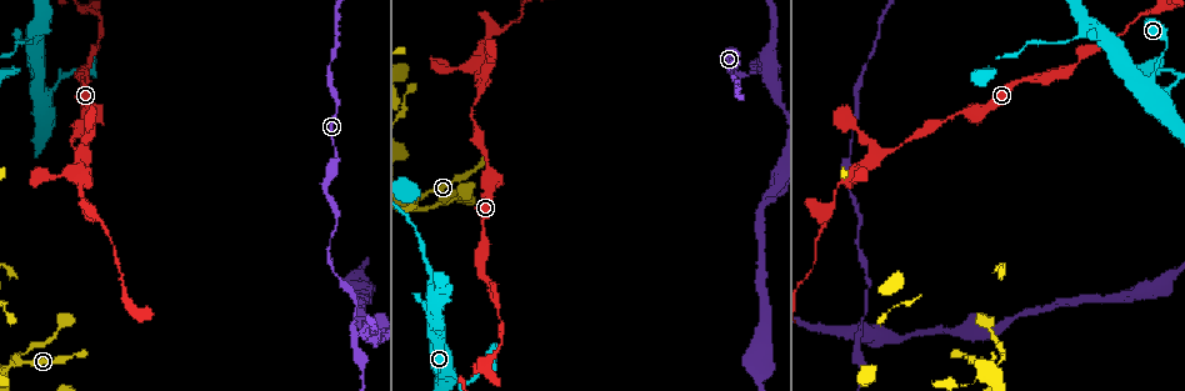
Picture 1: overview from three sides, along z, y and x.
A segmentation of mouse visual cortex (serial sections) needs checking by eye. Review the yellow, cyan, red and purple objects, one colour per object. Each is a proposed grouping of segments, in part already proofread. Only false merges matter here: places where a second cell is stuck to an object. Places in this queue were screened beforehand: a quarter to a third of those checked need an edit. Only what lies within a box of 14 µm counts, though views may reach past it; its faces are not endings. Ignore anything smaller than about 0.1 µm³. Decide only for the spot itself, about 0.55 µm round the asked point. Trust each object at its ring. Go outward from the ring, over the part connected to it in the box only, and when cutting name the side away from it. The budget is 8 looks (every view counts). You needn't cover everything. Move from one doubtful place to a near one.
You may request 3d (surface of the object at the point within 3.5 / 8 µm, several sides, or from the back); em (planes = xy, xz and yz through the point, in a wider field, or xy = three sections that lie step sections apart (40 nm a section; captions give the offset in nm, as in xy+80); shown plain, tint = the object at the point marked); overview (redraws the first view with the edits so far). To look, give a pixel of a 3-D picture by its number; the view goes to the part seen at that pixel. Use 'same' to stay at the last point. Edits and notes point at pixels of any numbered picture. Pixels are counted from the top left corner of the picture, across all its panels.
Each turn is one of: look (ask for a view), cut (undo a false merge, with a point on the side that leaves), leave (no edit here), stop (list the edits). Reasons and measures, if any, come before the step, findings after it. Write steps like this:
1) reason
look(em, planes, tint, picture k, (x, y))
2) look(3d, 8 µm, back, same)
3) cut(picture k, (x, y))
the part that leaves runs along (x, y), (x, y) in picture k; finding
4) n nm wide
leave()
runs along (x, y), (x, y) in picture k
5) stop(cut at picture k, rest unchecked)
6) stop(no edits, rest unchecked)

sudden change in width
look(3d, 3.5 µm, picture 1, (1146, 84))

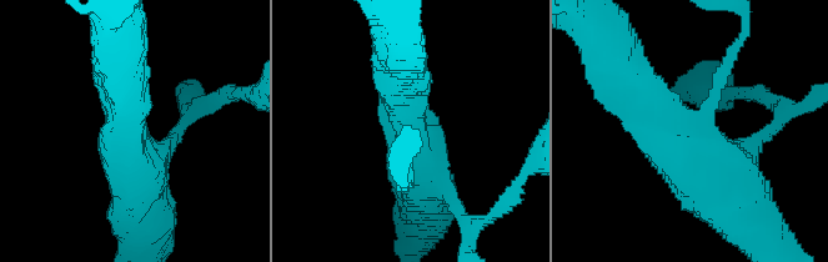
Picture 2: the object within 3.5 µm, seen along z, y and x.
need the tissue
look(em, xy, step 5, tint, picture 2, (694, 127))

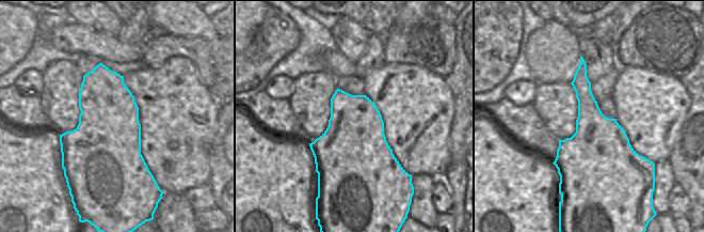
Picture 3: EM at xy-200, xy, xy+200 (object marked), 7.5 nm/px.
leave()
runs along (729, 56), (694, 129), (631, 82) in picture 2; one cell here

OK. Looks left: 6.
thin arm on a thick one
look(3d, 8 µm, picture 1, (29, 32))

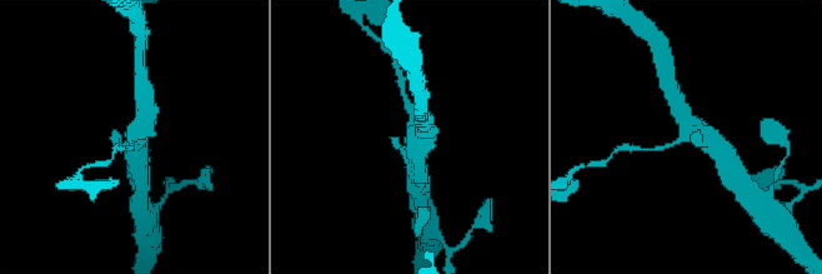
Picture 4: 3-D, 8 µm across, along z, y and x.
closer look
look(3d, 3.5 µm, picture 4, (131, 136))

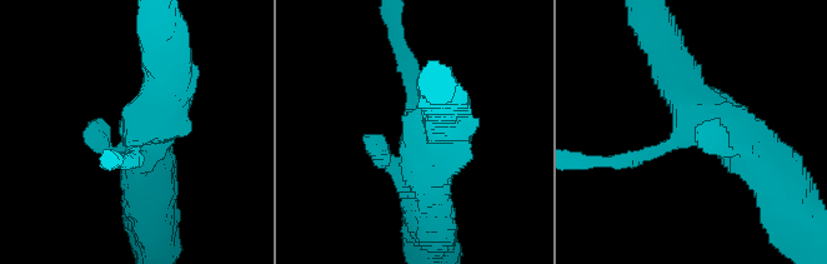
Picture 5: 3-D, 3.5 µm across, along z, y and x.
look(em, planes, tint, picture 5, (136, 132))

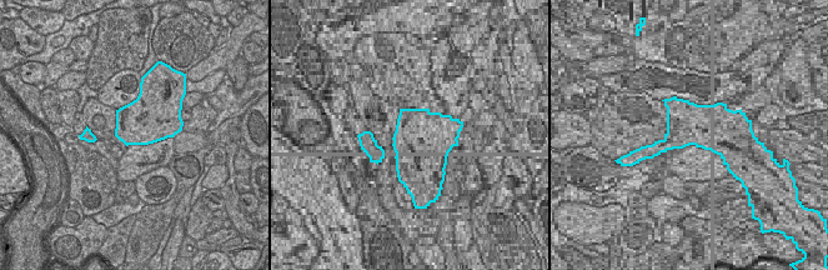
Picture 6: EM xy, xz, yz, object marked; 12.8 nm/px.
600 nm wide
cut(picture 5, (406, 54))
the part that leaves runs along (412, 94), (412, 65), (394, 26) in picture 5; a second cell is stuck on

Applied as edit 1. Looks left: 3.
look(overview)

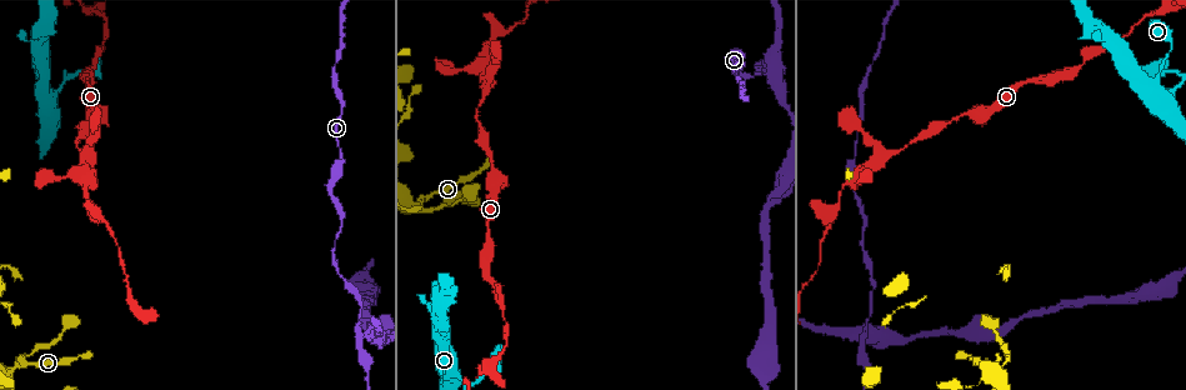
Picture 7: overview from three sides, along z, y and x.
looks like a crossing
look(3d, 3.5 µm, picture 7, (1002, 367))

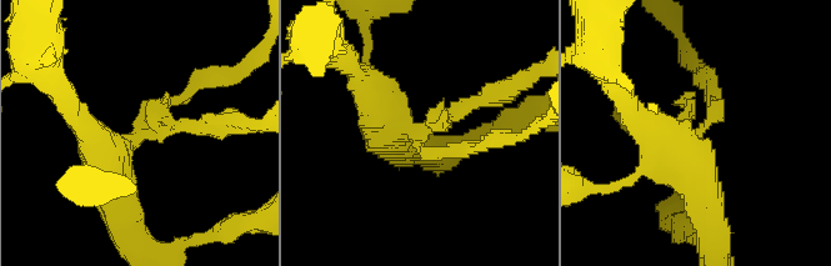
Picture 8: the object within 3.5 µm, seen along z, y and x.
look(em, xy, step 3, tint, picture 8, (142, 135))

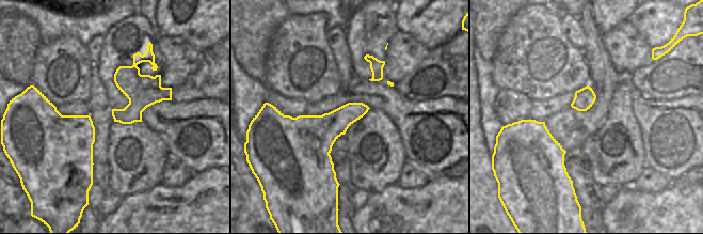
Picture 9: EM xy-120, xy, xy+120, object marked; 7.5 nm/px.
leave()
runs along (214, 125), (141, 132), (91, 167) in picture 8; one cell here

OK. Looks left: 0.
stop(cut at picture 5, rest unchecked)

